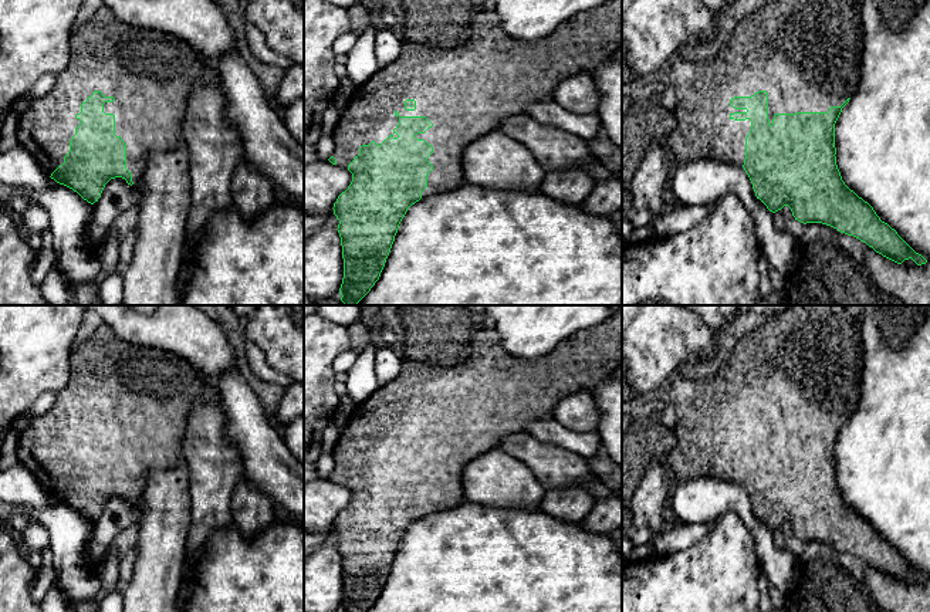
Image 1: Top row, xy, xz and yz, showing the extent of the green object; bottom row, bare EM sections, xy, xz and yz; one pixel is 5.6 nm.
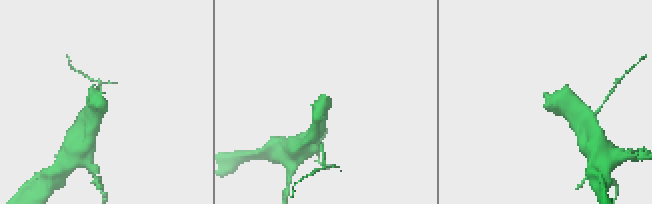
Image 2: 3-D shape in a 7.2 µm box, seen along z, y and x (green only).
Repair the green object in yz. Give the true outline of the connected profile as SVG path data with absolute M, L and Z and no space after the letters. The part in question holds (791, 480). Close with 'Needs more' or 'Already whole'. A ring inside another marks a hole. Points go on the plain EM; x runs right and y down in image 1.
M792 305L788 311L778 314L774 319L755 328L751 334L741 337L730 358L721 364L720 369L706 381L686 378L676 373L669 382L667 400L673 405L677 423L673 429L667 429L656 419L638 417L622 436L622 517L632 527L633 517L630 510L632 496L639 486L640 480L649 464L656 460L662 467L672 474L672 486L700 477L713 476L723 480L735 481L744 486L748 493L757 517L760 517L770 530L775 531L784 524L788 524L795 538L806 541L822 541L836 547L841 551L853 554L866 561L876 571L883 575L902 582L904 578L912 577L917 584L926 582L927 578L916 571L887 541L882 540L873 525L850 508L842 498L841 490L836 483L835 466L835 442L842 430L842 426L849 420L850 415L856 410L860 398L862 378L863 378L863 344L862 344L862 322L858 321L845 305Z. Needs more

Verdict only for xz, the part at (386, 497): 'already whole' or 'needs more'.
needs more

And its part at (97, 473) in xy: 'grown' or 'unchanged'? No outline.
grown

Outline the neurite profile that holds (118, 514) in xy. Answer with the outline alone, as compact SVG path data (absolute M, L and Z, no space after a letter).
M111 497L101 515L94 521L94 530L85 545L88 567L94 568L114 538L126 528L136 527L142 517L139 503L128 503L119 497Z

